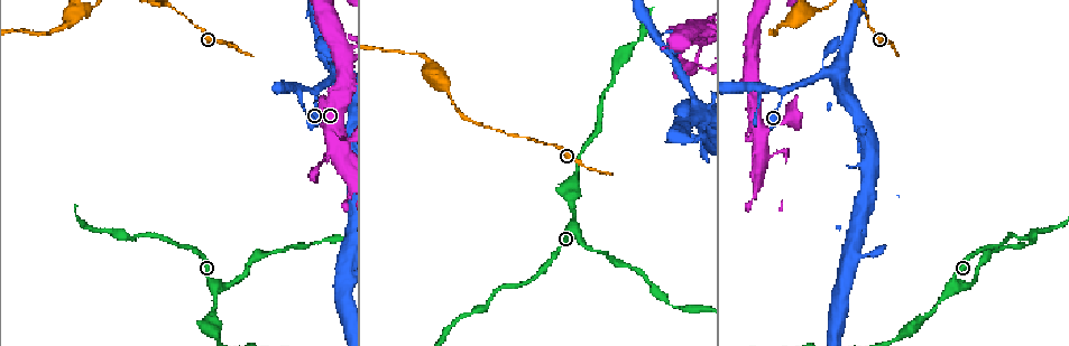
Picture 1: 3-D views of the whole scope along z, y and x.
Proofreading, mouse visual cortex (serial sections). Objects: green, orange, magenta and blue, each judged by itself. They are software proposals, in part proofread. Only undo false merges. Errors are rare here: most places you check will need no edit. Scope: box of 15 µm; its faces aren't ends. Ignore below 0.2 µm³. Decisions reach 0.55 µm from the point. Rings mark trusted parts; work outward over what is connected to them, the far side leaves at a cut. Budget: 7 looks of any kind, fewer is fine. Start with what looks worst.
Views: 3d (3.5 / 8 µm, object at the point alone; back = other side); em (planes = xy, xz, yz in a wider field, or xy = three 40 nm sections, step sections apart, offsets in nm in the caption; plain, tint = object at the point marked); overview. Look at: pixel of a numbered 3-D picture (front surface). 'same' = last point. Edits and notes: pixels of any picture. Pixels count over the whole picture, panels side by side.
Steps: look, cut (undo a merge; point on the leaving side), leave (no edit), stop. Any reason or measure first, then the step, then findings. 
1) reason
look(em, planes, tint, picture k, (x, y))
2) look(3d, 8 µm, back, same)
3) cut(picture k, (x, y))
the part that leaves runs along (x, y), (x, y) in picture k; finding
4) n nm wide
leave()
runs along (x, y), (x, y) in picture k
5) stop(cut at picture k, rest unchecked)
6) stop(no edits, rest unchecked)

arms part here
look(3d, 3.5 µm, picture 1, (675, 61))

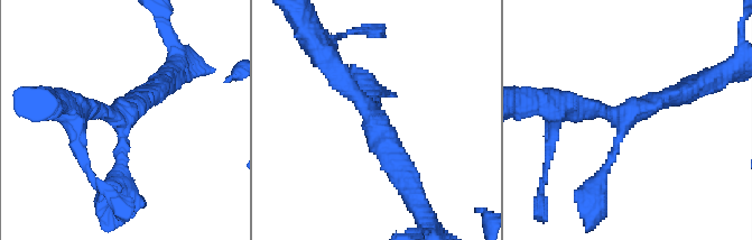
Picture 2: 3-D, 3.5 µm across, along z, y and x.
now the EM
look(em, xy, step 2, tint, picture 2, (122, 123))

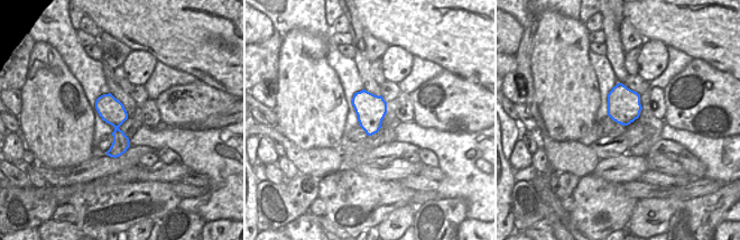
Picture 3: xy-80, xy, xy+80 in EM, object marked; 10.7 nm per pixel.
another direction
look(em, xy, step 3, tint, same)

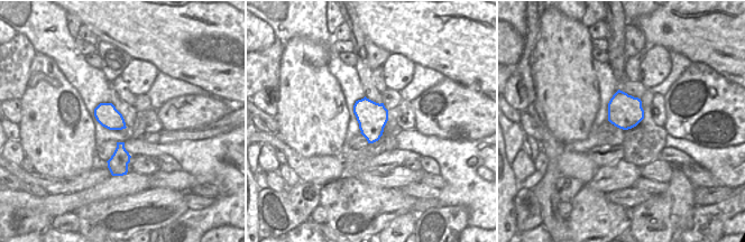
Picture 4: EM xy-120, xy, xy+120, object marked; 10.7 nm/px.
leave()
all the same cell

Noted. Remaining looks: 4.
sharp bend
look(3d, 8 µm, picture 1, (221, 286))

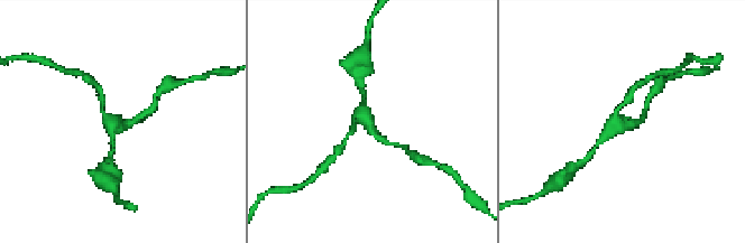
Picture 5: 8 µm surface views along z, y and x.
arms of 200, 250 nm
look(em, xy, step 3, tint, picture 5, (371, 130))

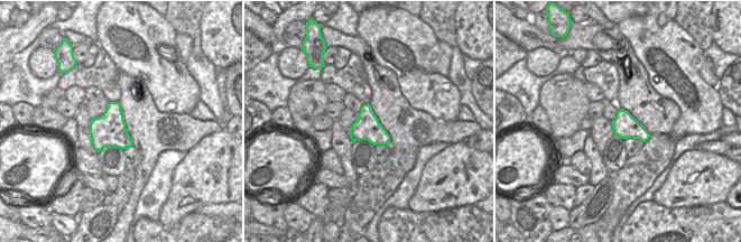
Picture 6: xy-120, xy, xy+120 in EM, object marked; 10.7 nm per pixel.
leave()
runs along (353, 118), (398, 145) in picture 5; one cell here

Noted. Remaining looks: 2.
calibre changes
look(em, xy, step 3, tint, picture 1, (216, 334))

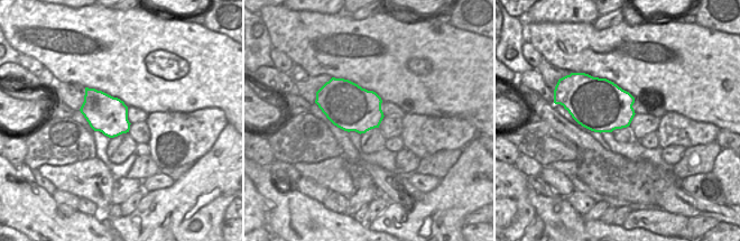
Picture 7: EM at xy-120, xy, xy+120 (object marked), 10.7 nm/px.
look(3d, 3.5 µm, same)

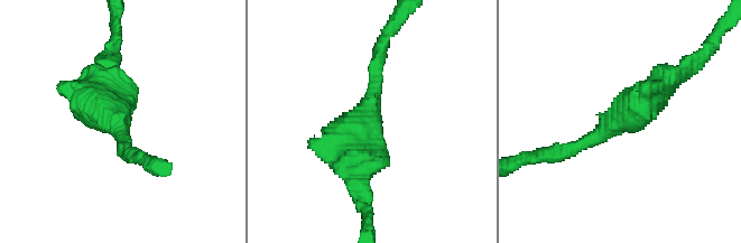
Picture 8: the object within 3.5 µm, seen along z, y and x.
leave()
one cell here

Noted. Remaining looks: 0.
stop(no edits, rest unchecked)

